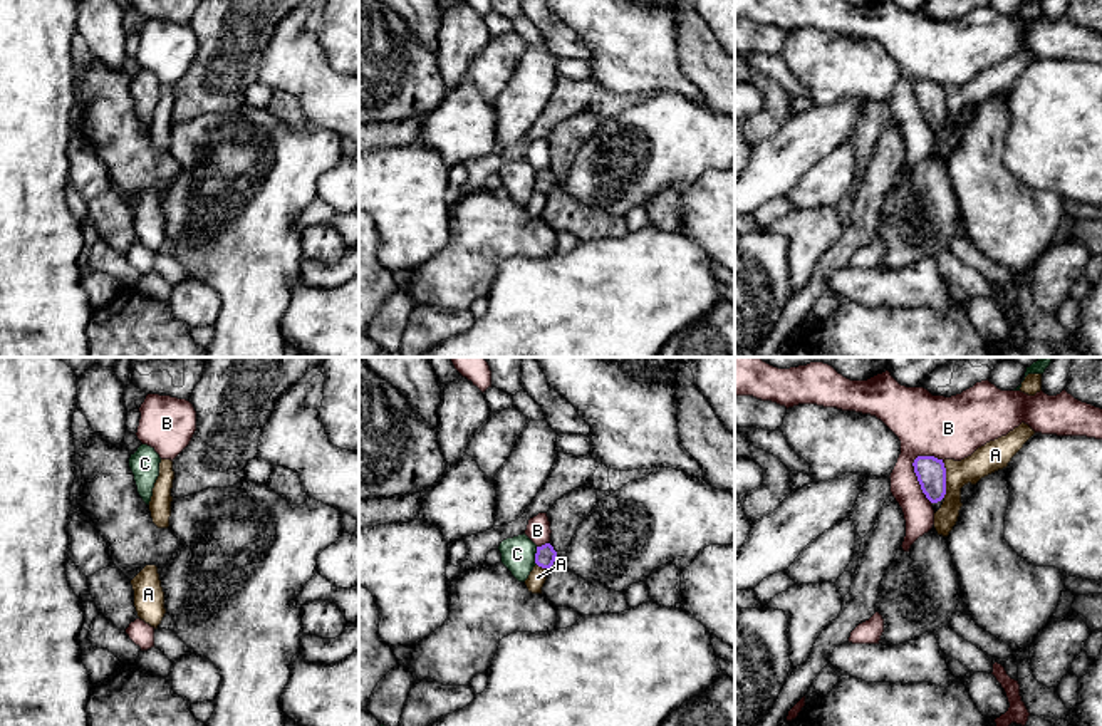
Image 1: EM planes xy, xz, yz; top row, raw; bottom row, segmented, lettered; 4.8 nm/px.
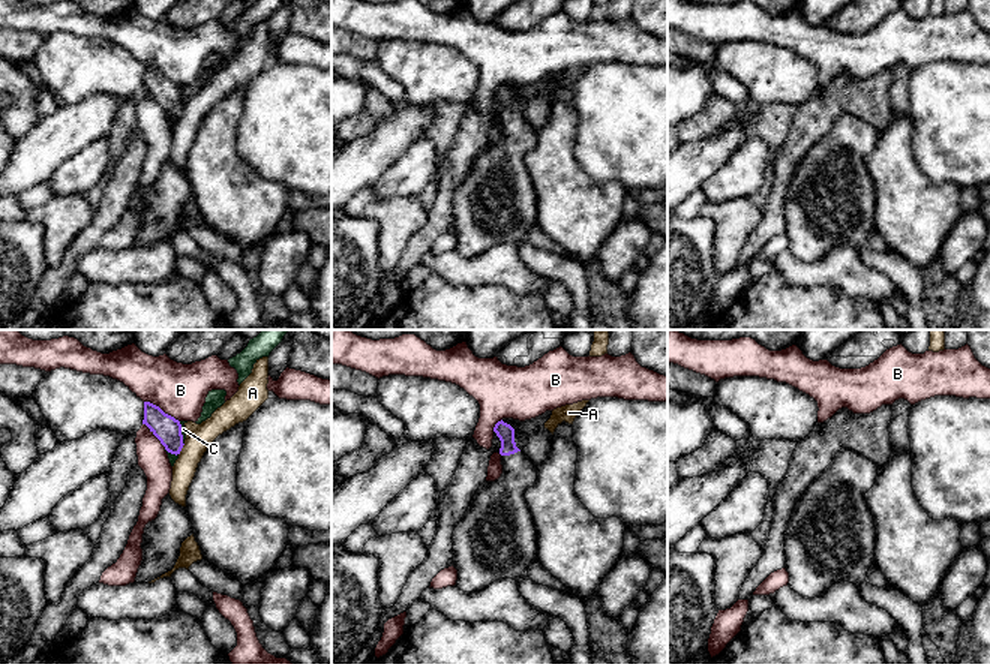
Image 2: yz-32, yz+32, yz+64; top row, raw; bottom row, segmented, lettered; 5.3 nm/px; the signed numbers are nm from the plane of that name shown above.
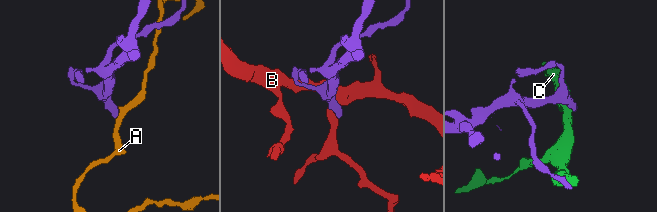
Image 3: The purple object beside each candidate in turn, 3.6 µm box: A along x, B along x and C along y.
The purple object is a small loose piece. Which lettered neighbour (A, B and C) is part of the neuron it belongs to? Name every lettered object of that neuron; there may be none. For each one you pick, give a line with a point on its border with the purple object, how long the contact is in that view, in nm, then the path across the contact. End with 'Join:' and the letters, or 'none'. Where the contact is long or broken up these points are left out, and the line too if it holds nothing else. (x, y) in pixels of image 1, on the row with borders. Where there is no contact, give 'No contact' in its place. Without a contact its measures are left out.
Join: none

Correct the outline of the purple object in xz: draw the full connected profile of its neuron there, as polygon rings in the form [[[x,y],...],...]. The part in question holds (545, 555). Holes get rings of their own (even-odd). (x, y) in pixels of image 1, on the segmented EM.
[[[654,468],[649,476],[629,481],[617,491],[597,490],[597,505],[579,525],[570,547],[565,552],[555,552],[550,543],[537,547],[535,563],[547,570],[554,563],[564,563],[582,578],[594,578],[611,590],[626,592],[632,583],[646,583],[651,572],[661,565],[676,565],[683,570],[706,547],[731,543],[735,543],[735,498],[731,493],[673,468]]]

